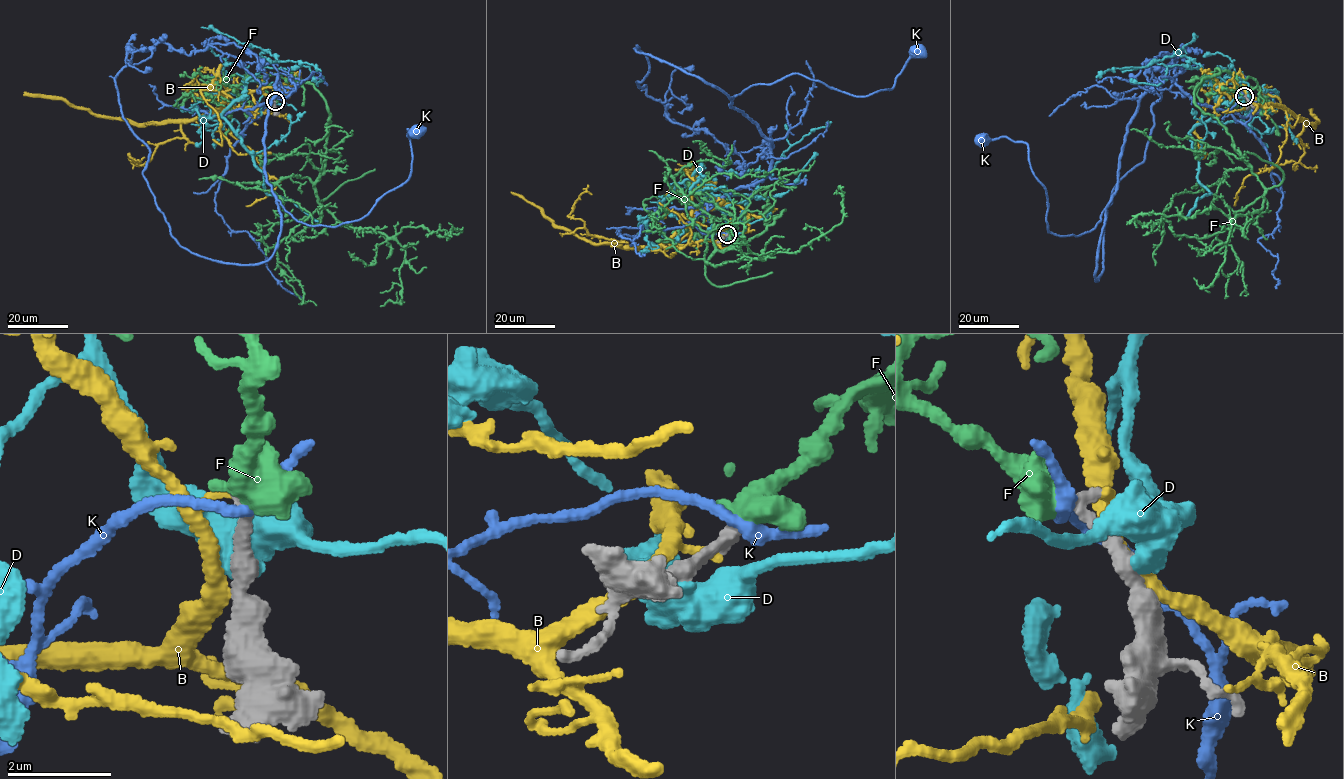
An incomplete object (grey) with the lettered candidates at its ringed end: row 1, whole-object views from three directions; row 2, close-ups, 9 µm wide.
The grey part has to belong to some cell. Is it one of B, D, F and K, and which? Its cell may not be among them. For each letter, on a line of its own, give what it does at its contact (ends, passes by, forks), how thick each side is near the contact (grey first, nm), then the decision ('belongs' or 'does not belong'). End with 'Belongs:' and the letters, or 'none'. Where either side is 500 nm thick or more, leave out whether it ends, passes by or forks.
B: it passes by; calibres 260 and 110 nm; does not belong
D: it passes by; calibres 360 and 480 nm; does not belong
F: it passes by; calibres 280 and 440 nm; belongs
K: it passes by; calibres 280 and 200 nm; does not belong
Belongs: F

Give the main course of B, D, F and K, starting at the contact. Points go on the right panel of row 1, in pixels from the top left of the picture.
B: (1245, 95), (1253, 104), (1284, 106), (1316, 127), (1315, 123), (1319, 122), (1311, 112), (1312, 109)
D: (1248, 100), (1247, 83), (1224, 78), (1215, 113), (1189, 134), (1198, 181), (1211, 194), (1197, 198), (1186, 217)
F: (1244, 96), (1218, 68), (1195, 104), (1265, 190), (1260, 209), (1132, 219)
K: (1244, 96), (1242, 123), (1154, 84), (1116, 192), (1076, 236), (1047, 231), (1025, 143), (982, 137)

